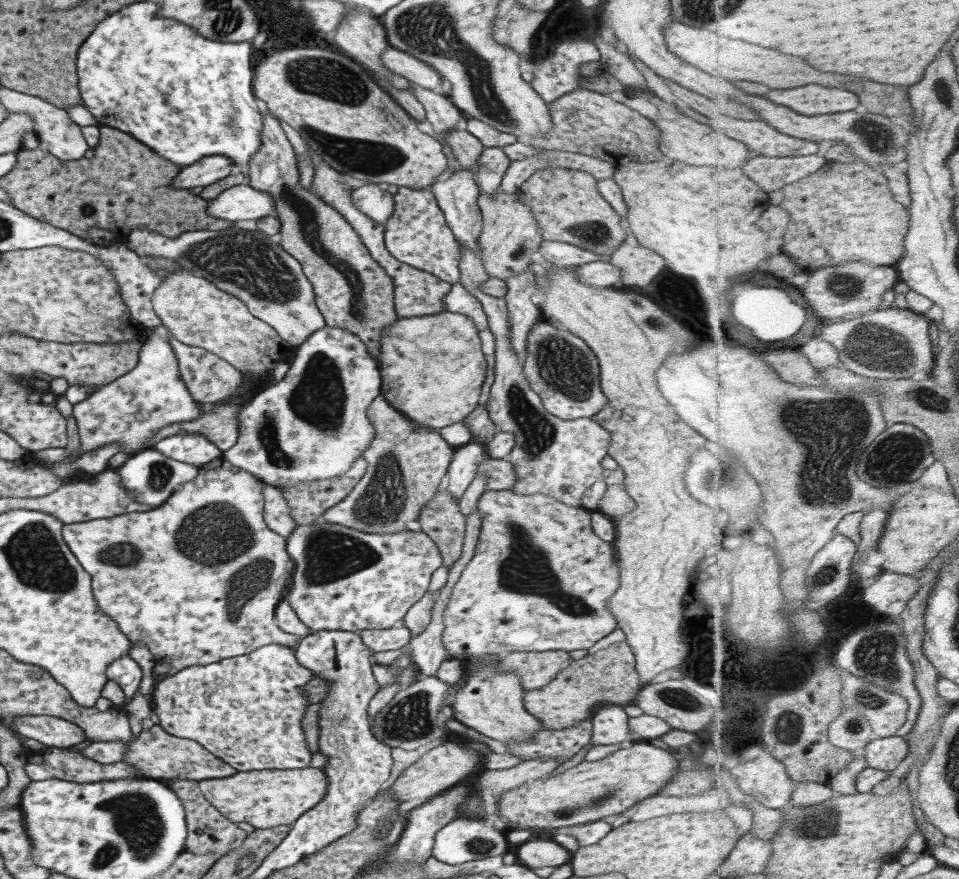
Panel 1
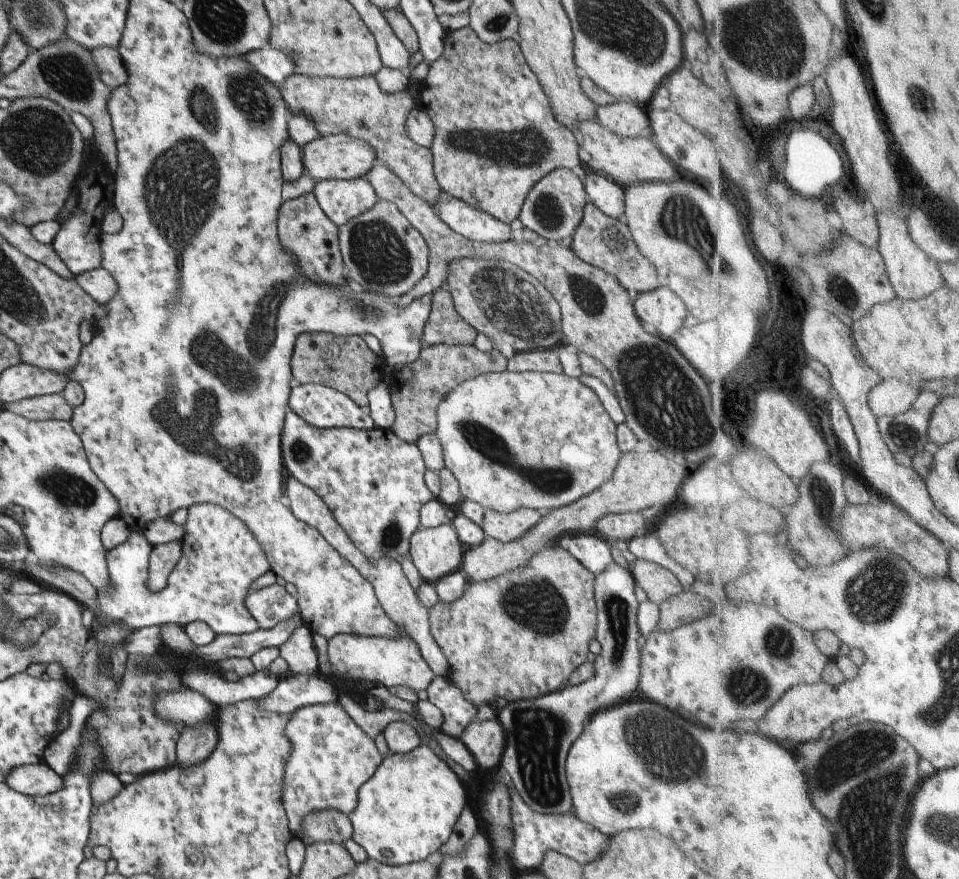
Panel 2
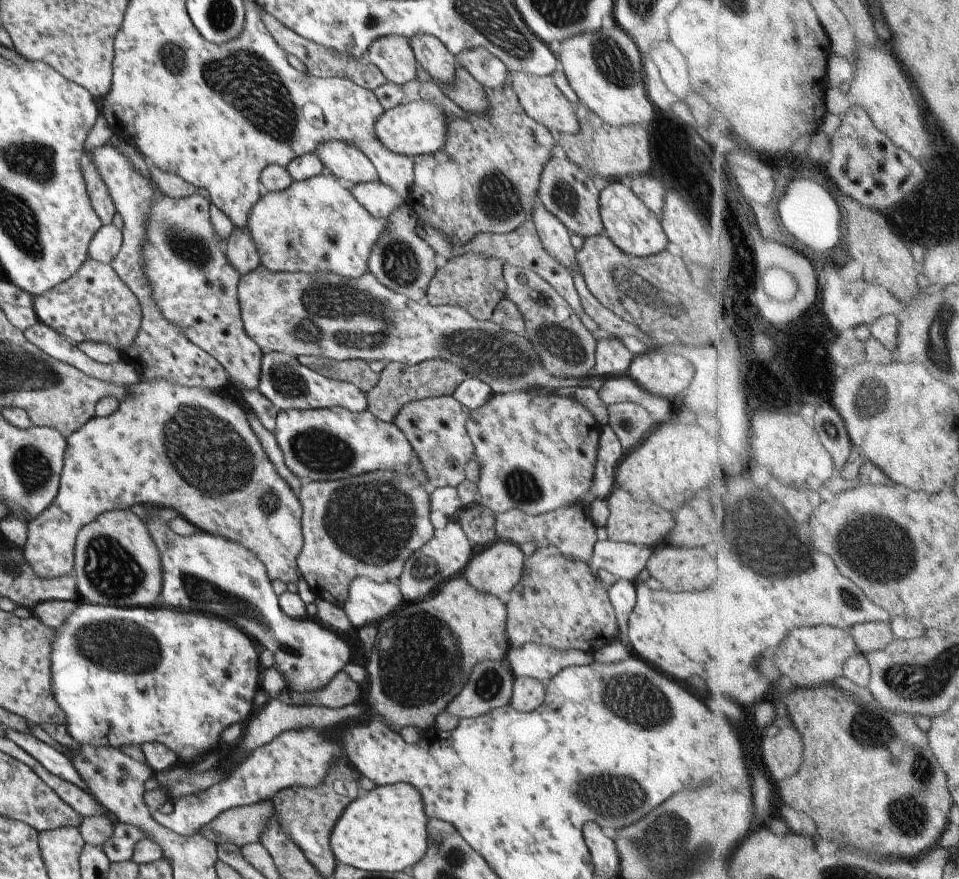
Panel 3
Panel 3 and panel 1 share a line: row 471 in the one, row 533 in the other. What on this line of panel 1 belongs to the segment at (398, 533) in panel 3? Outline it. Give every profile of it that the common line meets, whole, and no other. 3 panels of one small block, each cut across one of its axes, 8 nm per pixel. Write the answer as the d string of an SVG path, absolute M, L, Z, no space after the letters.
M382 394L371 400L365 416L373 426L373 439L361 452L367 462L363 476L342 499L323 511L319 520L353 527L367 533L393 533L406 529L405 522L417 520L421 505L444 484L453 448L436 429L411 423L396 411Z

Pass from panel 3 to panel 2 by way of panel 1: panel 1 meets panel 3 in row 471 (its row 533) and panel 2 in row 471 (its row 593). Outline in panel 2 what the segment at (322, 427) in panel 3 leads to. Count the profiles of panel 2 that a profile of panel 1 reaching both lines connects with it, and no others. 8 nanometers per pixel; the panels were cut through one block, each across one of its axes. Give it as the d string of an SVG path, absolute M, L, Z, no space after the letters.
M289 410L285 414L280 433L280 448L282 464L285 466L285 470L287 470L288 474L306 488L313 490L317 496L320 497L320 500L325 502L325 505L330 509L335 521L345 530L345 533L348 534L348 538L352 540L353 545L355 545L365 557L375 559L376 557L385 555L389 559L398 560L399 556L408 552L410 537L413 535L413 532L416 532L420 527L420 509L434 498L432 493L425 487L424 473L427 468L422 460L420 451L414 443L401 441L397 436L393 435L391 430L377 429L376 427L370 430L347 429L344 427L319 429L304 422L300 417L297 417L297 414Z

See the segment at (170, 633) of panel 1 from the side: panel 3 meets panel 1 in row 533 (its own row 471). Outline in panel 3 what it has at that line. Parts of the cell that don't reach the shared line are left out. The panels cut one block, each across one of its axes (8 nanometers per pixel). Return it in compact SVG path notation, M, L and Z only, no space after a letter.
M139 376L139 382L137 384L129 384L125 386L129 390L129 398L121 400L117 404L117 410L115 412L103 416L92 416L89 420L77 428L73 434L69 434L66 438L65 454L63 458L62 469L60 472L58 491L53 499L53 502L45 508L41 514L35 516L30 521L26 522L27 525L27 538L25 546L22 549L17 548L15 544L6 540L5 548L3 548L3 554L5 554L5 568L7 570L13 570L17 564L21 562L27 562L31 566L31 570L39 576L49 580L49 578L59 578L63 574L73 575L74 569L72 560L74 557L75 537L79 528L89 524L91 520L103 516L103 512L111 512L111 510L130 510L130 507L134 504L141 506L153 506L153 504L159 504L161 508L168 508L176 511L179 517L183 517L187 522L190 522L198 530L203 530L207 534L213 534L213 536L221 536L225 540L231 540L239 546L243 546L245 550L249 550L251 554L257 556L257 560L265 566L265 572L267 572L267 578L269 580L281 580L285 584L293 583L297 584L298 578L300 578L300 572L296 566L296 558L303 548L303 534L301 534L301 515L302 504L298 499L298 496L285 484L285 480L281 480L273 468L273 464L269 462L267 454L261 450L261 444L253 432L253 428L247 422L246 412L241 409L235 402L220 396L216 390L209 388L197 388L197 387L185 387L175 382L169 382L169 380L163 380L163 378L153 378L153 380L141 380Z

